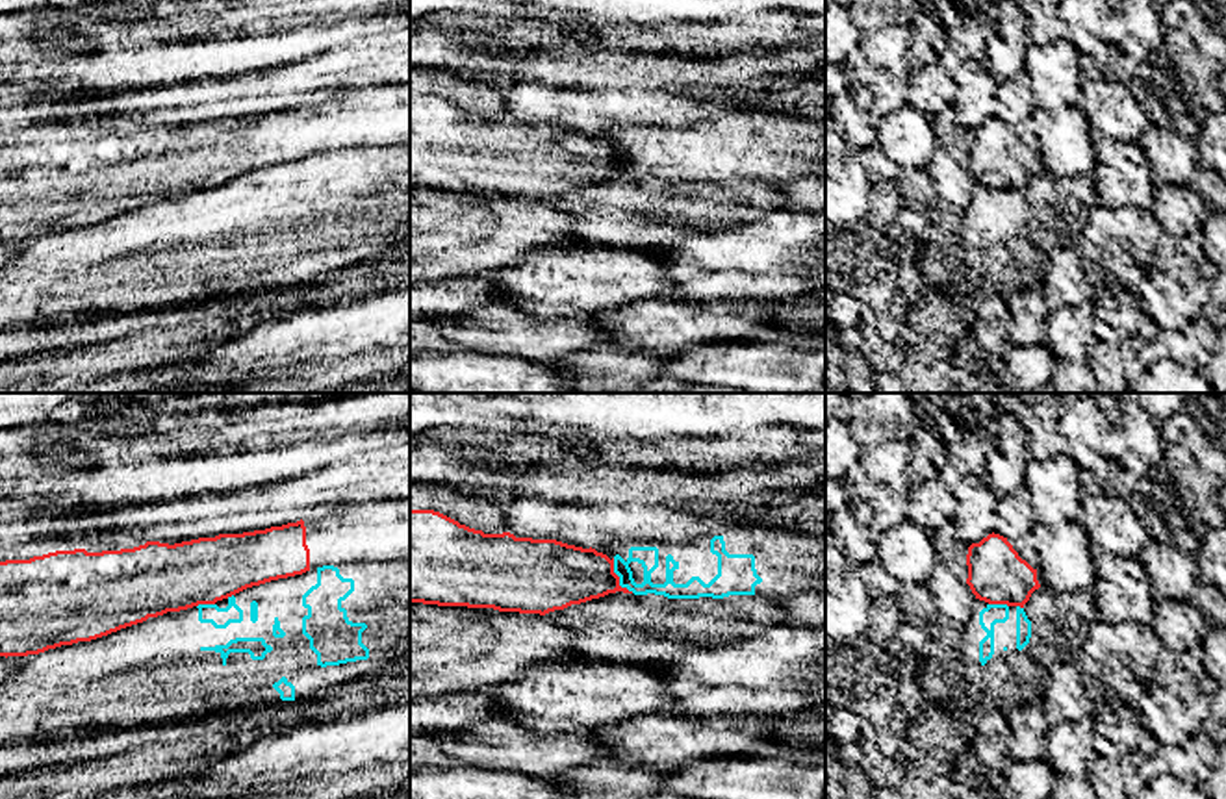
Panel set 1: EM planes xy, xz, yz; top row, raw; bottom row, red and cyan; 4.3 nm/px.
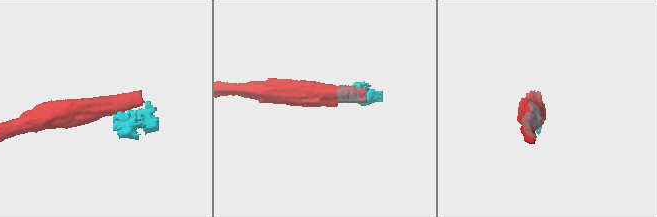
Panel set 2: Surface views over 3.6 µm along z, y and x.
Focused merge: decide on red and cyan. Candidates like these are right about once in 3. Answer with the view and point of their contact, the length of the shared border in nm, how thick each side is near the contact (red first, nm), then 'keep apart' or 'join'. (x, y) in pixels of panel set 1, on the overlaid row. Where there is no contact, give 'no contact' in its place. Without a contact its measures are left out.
meets red in xz at (618, 579); contact 180 nm long; 280 nm thick on the red side, 90 nm on the other; keep apart

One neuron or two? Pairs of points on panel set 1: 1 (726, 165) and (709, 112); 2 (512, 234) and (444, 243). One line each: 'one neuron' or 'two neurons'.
1: two neurons
2: one neuron

